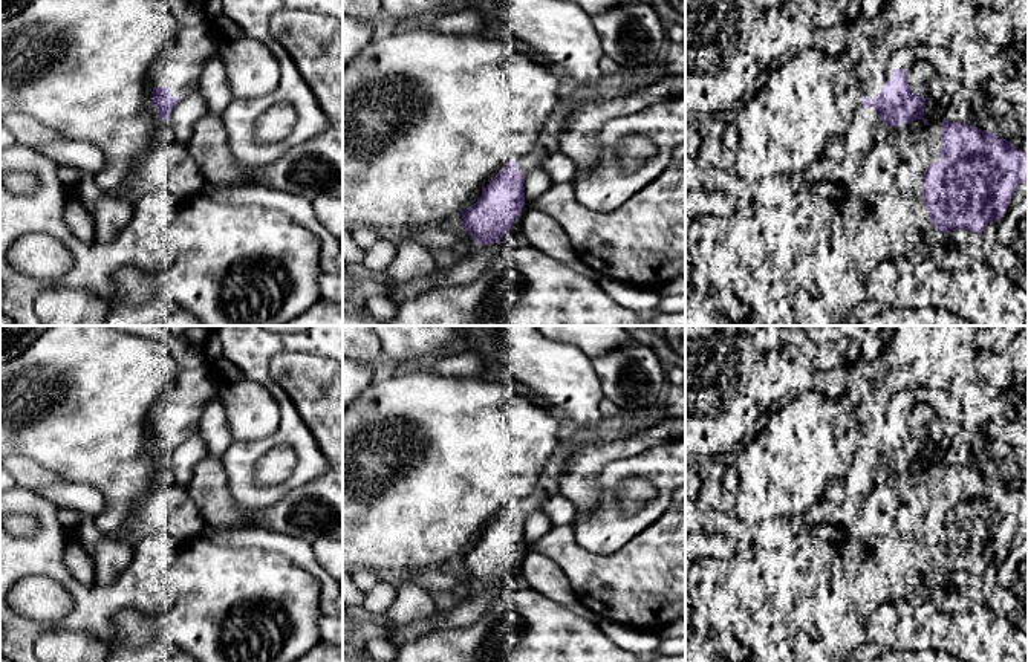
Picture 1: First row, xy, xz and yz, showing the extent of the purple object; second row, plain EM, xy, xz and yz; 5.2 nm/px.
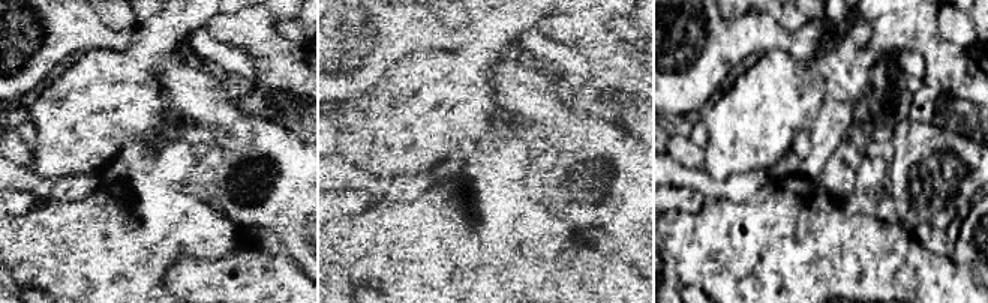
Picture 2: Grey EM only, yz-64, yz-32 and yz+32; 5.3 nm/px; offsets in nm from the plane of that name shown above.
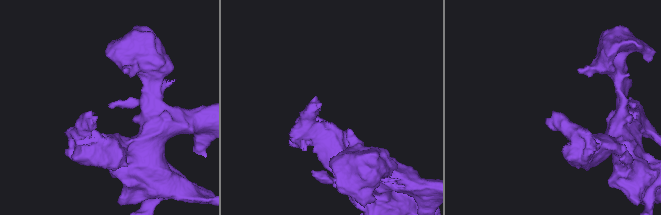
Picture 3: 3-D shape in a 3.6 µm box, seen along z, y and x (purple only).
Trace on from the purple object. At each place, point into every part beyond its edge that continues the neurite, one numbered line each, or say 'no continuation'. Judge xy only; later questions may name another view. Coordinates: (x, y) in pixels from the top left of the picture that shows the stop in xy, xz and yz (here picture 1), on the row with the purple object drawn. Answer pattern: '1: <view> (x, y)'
1: xy (184, 61)

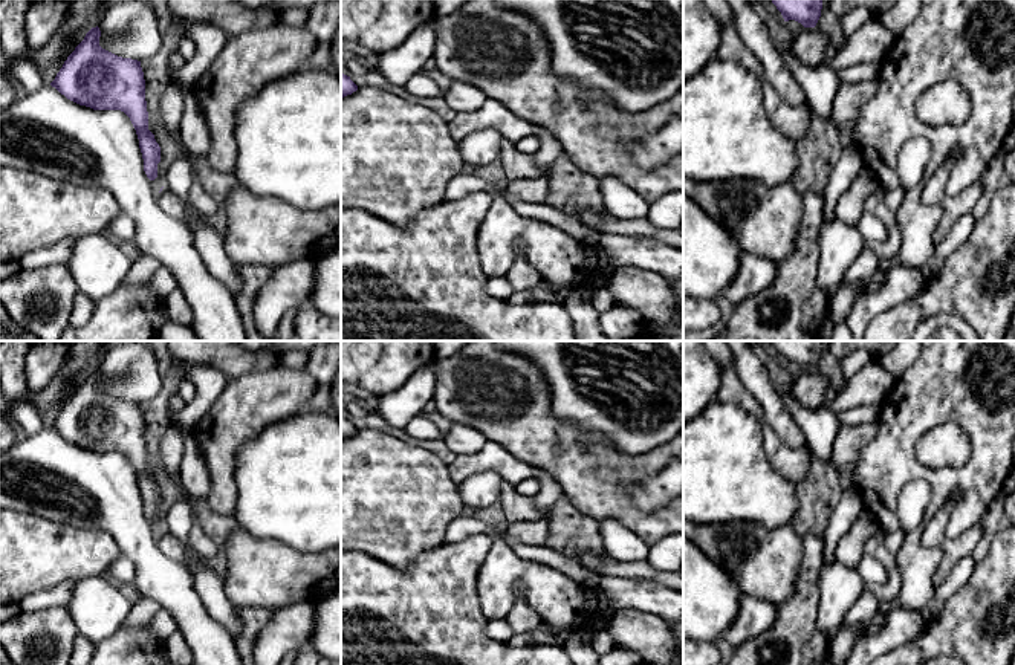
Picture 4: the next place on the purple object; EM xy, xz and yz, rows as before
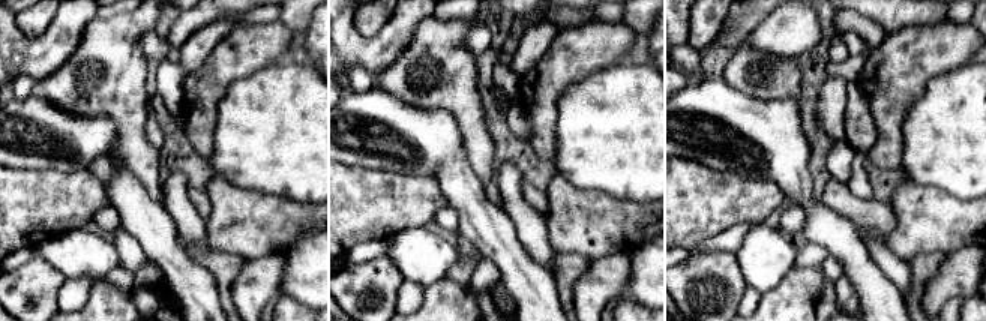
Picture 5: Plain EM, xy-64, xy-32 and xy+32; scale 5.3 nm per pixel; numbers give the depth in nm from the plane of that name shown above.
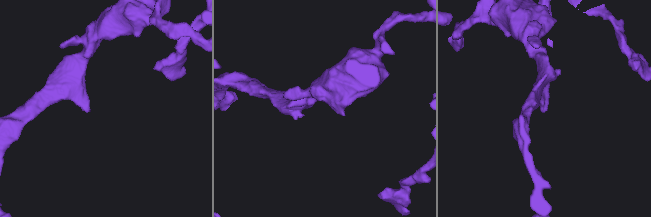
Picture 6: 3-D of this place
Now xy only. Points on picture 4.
1: xy (171, 205)

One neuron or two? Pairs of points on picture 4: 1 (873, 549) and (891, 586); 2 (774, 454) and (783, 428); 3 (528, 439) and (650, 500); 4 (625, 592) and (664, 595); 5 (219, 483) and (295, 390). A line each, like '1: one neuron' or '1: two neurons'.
1: one neuron
2: two neurons
3: two neurons
4: one neuron
5: one neuron

